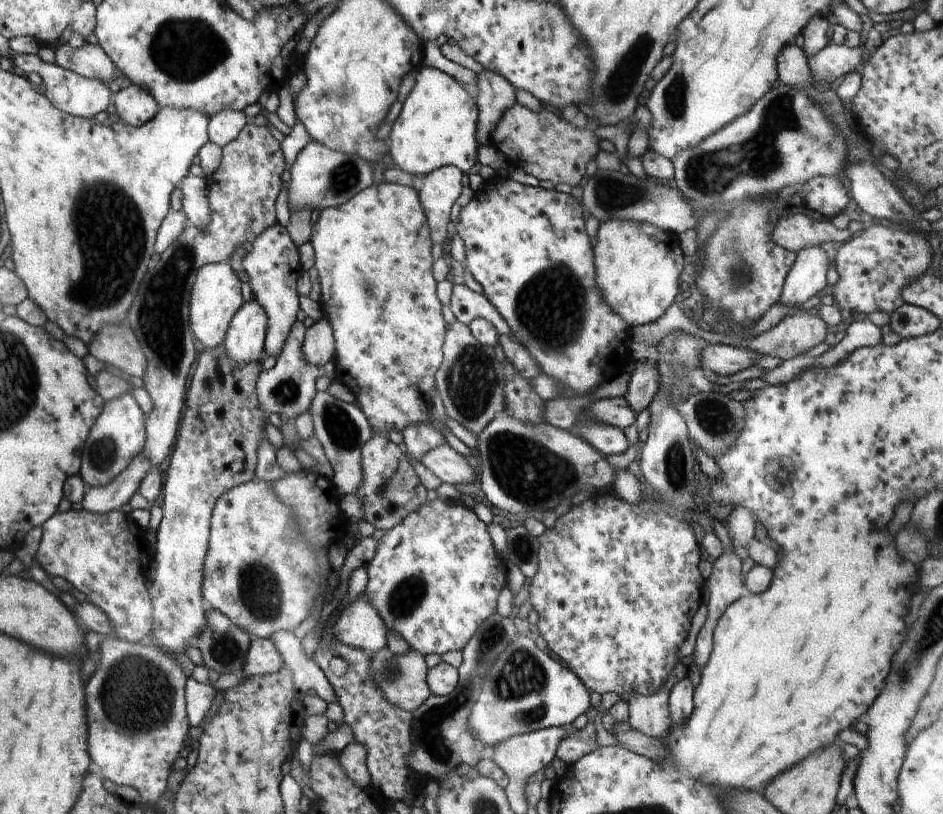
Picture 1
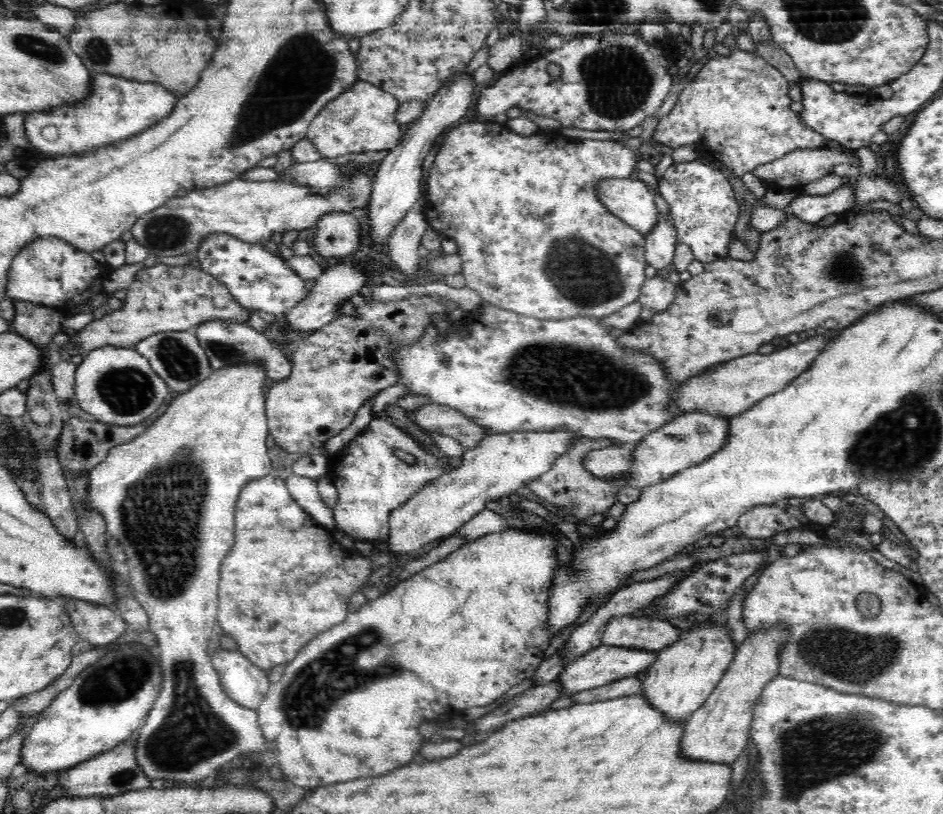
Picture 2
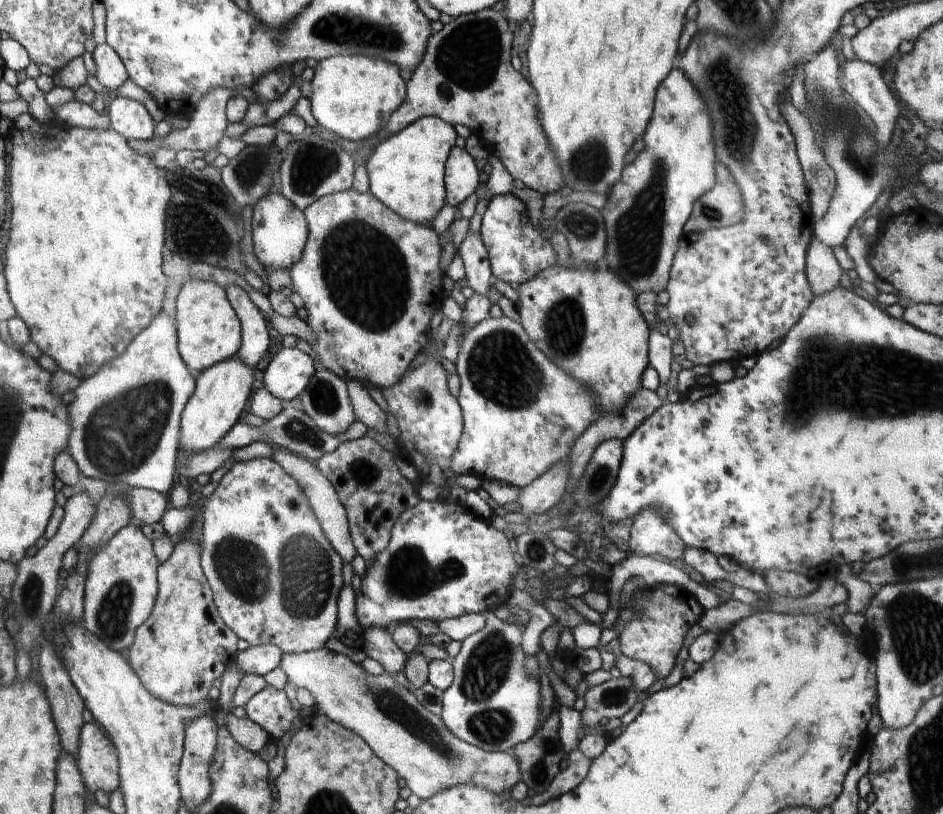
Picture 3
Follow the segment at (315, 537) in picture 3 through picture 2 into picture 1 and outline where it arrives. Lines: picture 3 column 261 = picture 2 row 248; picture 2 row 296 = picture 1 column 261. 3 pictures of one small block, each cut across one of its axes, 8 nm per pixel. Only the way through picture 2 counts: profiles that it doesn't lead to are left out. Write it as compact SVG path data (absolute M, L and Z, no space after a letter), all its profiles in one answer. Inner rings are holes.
M254 478L250 482L241 484L240 486L232 487L223 495L220 495L220 498L218 498L213 508L210 530L209 545L203 564L203 579L201 586L202 598L207 608L219 610L234 622L236 626L247 630L251 634L252 642L250 643L248 652L246 653L242 673L246 674L248 677L252 675L272 674L284 664L281 661L280 655L275 649L274 644L272 644L272 641L269 639L271 634L275 633L276 630L295 629L310 615L309 606L317 600L318 596L322 596L322 594L324 594L324 591L321 590L321 583L317 580L317 575L315 574L317 571L317 565L315 564L313 553L311 552L309 545L305 542L305 539L301 537L297 518L293 516L292 509L289 506L286 506L283 502L280 502L277 494L274 494L270 482L259 480L258 478Z

